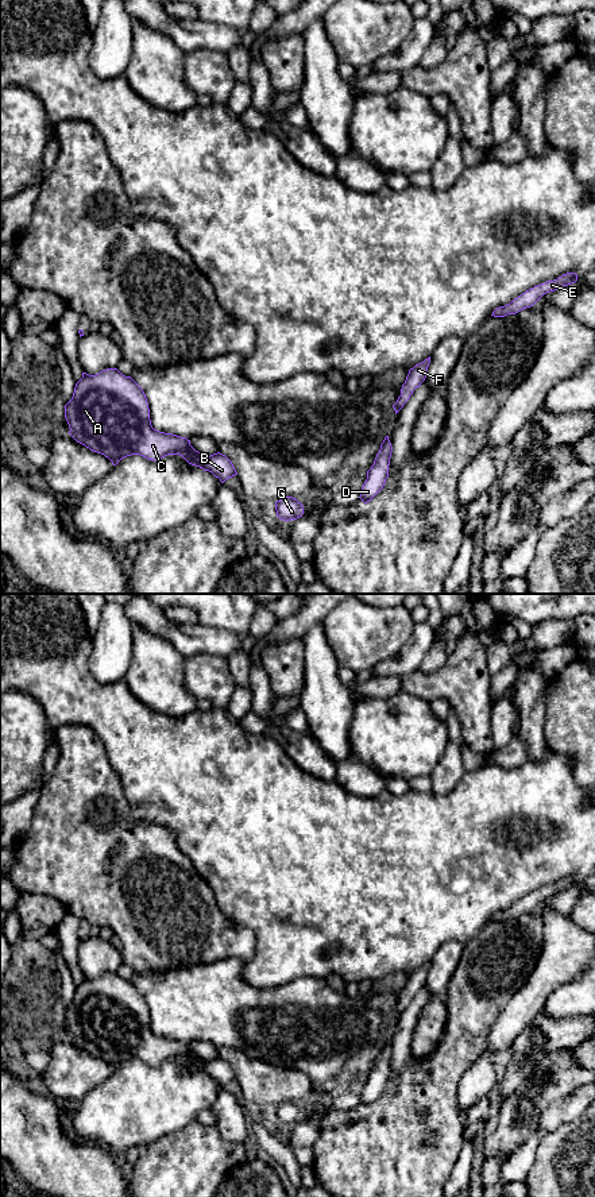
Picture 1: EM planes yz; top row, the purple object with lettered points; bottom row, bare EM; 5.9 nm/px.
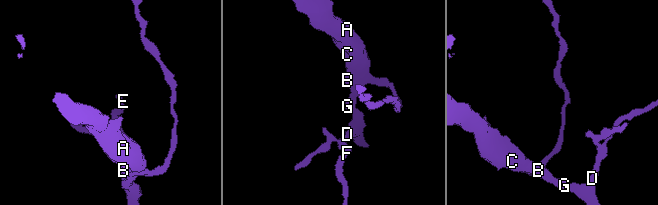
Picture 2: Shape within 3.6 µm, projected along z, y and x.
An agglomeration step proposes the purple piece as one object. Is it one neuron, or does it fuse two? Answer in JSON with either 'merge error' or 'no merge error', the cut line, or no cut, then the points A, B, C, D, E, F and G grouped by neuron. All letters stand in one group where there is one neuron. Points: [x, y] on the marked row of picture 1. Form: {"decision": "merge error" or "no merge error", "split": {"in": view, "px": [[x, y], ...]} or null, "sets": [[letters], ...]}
{"decision": "no merge error", "split": null, "sets": [["A", "B", "C", "D", "E", "F", "G"]]}

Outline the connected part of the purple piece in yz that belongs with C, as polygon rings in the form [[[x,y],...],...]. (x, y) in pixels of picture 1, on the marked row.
[[[107,368],[96,375],[82,372],[72,399],[65,405],[65,418],[70,428],[69,435],[77,443],[104,455],[113,466],[131,455],[140,455],[154,462],[167,455],[179,455],[189,464],[212,472],[221,483],[237,475],[232,462],[225,455],[220,452],[210,456],[202,455],[190,445],[190,440],[186,437],[154,429],[143,389],[117,368]]]

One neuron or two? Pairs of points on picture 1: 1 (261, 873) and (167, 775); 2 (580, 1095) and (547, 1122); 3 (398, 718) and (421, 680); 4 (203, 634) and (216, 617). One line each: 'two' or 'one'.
1: one
2: one
3: two
4: two

